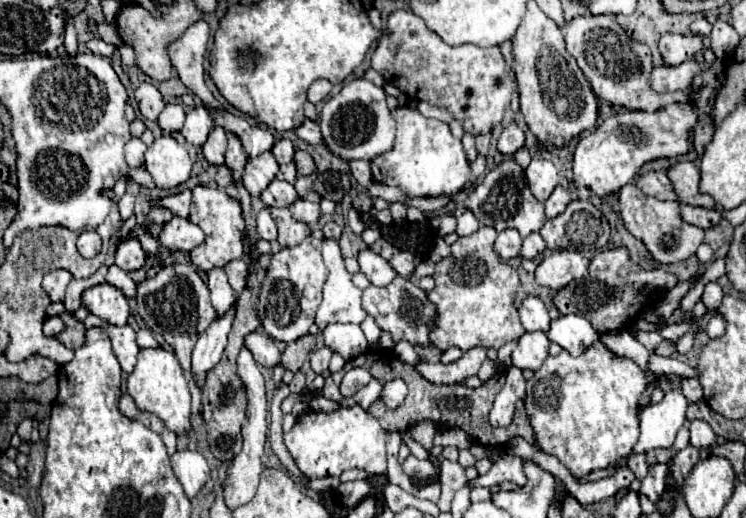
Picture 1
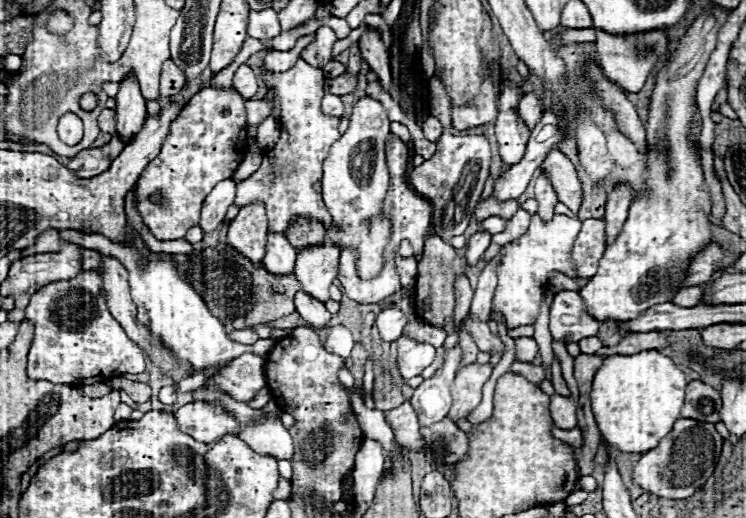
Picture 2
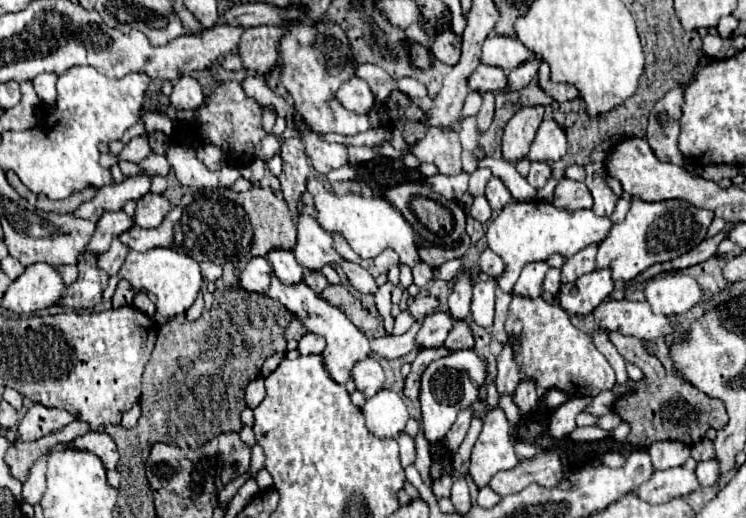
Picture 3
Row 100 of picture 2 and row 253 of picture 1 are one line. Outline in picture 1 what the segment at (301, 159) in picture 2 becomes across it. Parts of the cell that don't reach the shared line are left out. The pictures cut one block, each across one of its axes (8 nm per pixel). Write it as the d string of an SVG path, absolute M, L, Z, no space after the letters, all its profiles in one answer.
M308 236L302 244L292 248L282 248L272 256L268 274L262 282L258 316L268 336L280 342L294 342L308 334L308 328L314 324L316 308L322 302L322 286L328 278L328 268L322 262L320 240Z

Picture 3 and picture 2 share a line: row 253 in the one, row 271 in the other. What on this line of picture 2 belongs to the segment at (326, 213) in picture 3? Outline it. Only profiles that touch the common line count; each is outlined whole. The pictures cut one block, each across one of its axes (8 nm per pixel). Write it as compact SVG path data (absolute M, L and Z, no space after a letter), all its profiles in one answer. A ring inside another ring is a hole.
M370 96L356 102L350 126L342 138L330 148L328 158L324 160L324 178L322 178L322 196L324 204L334 220L326 230L338 248L352 248L356 254L356 274L360 280L372 280L378 276L386 264L386 244L390 242L390 220L382 216L384 196L390 184L384 142L390 134L390 120L380 102ZM396 254L394 262L396 262L396 272L398 272L398 276L400 276L402 286L406 288L406 286L414 284L414 280L416 280L416 276L418 276L418 268L416 268L418 260L416 260L414 256L410 256L410 258L402 258L402 256Z

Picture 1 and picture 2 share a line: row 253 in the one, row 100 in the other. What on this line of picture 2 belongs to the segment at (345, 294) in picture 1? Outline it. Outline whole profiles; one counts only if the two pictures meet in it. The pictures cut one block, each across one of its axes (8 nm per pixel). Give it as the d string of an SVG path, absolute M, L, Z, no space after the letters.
M326 94L324 98L322 98L322 112L326 114L326 116L342 116L342 112L344 112L344 104L342 104L342 100L340 100L340 96L334 96L334 94Z

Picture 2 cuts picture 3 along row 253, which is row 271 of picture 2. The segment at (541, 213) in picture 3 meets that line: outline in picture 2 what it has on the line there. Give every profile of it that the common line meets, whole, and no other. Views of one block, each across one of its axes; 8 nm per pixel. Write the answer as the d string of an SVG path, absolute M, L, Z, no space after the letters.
M534 214L526 234L506 244L506 258L502 262L502 272L496 274L498 286L494 292L492 308L504 314L508 328L528 326L536 322L542 306L542 296L554 272L578 278L576 264L570 256L570 248L574 236L578 236L580 232L580 226L582 222L578 218L570 218L564 214L556 214L550 222L544 222Z

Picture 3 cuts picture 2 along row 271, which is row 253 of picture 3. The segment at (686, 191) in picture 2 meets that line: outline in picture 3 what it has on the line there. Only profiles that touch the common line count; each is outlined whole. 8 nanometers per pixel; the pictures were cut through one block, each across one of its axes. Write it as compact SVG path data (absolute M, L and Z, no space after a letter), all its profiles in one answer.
M632 200L630 212L620 224L614 224L596 254L596 268L610 268L614 280L634 280L656 262L674 260L706 240L714 212L696 208L686 200L644 202Z

